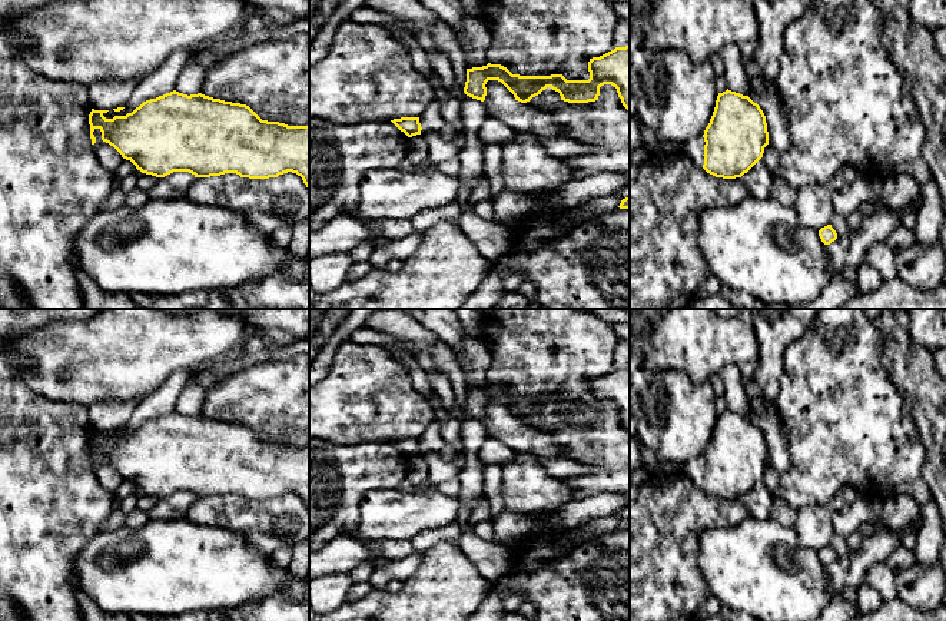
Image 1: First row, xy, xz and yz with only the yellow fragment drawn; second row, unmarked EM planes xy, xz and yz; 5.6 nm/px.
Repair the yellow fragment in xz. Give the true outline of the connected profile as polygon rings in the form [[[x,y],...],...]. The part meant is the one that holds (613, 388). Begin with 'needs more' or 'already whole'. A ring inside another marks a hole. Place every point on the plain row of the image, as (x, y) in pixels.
already whole; [[[630,366],[593,378],[588,382],[588,401],[567,401],[562,395],[520,396],[512,395],[501,385],[467,389],[464,414],[472,419],[485,421],[487,402],[501,402],[521,424],[530,422],[551,408],[558,412],[561,421],[568,424],[588,424],[598,421],[600,408],[611,405],[617,409],[623,426],[630,431]]]

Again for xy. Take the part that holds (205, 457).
already whole; [[[176,411],[143,422],[126,436],[106,439],[103,435],[107,432],[92,429],[89,435],[92,465],[96,464],[93,452],[99,449],[102,461],[142,494],[156,498],[173,492],[189,492],[195,498],[236,494],[240,498],[269,499],[292,492],[302,498],[309,511],[309,446],[262,441],[246,425]]]

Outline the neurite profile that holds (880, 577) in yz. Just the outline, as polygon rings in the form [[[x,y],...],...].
[[[887,562],[874,564],[866,574],[864,582],[880,594],[883,602],[897,597],[896,572]]]

